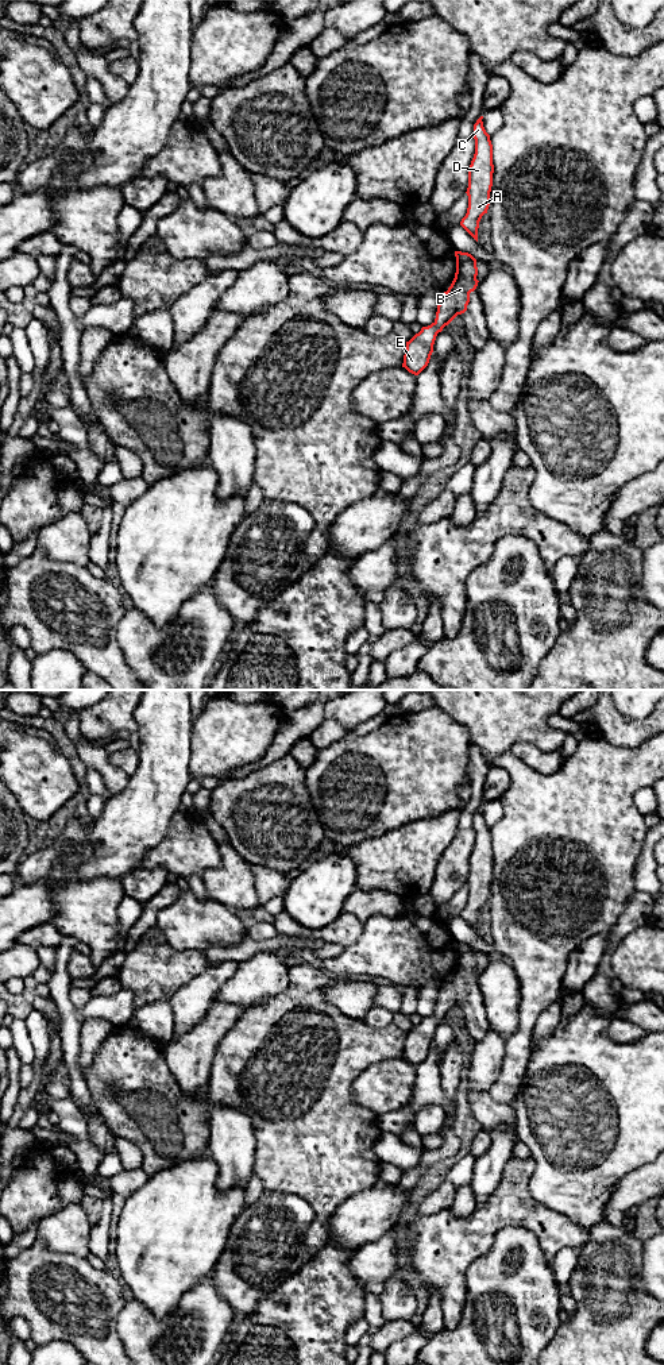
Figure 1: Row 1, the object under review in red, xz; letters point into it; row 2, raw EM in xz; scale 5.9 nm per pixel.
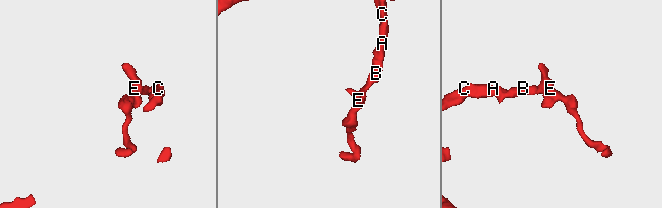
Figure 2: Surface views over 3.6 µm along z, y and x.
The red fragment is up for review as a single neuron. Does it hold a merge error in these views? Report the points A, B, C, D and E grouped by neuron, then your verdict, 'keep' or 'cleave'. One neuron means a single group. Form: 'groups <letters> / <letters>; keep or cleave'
groups A B C D E; keep

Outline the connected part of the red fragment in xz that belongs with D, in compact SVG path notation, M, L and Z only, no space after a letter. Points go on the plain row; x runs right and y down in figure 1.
M480 807L474 815L475 845L468 860L468 899L460 917L478 933L479 913L487 905L493 878L493 836Z

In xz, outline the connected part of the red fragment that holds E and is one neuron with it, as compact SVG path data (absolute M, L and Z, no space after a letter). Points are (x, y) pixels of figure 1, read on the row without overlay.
M455 942L455 948L455 969L448 982L439 988L435 1013L428 1018L422 1018L418 1025L406 1033L402 1059L414 1067L418 1067L428 1057L437 1025L458 1006L467 1002L470 984L478 978L476 951L462 942Z

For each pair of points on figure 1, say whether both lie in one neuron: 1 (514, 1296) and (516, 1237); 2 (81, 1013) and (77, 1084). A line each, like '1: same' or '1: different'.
1: same
2: same

